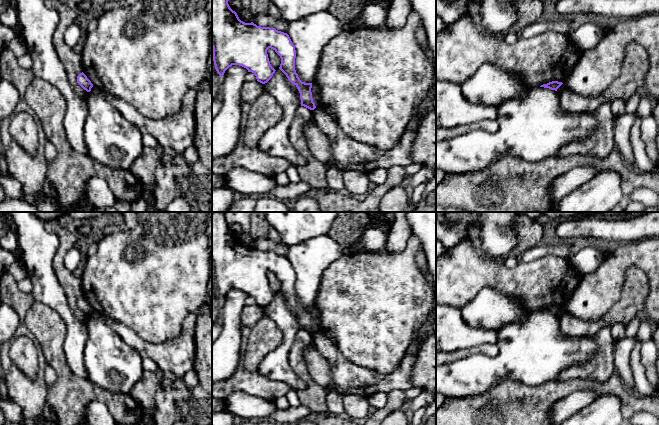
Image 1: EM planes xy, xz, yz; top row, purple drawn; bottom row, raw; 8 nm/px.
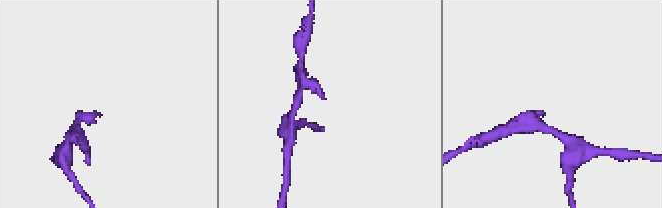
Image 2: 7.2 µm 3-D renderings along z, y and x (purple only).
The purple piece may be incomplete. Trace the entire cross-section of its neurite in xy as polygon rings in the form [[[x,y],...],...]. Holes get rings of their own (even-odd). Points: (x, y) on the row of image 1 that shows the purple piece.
[[[83,72],[77,76],[77,83],[87,92],[90,92],[91,88],[93,87],[91,81],[87,78],[87,76]]]

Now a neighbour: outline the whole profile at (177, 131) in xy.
[[[94,86],[91,91],[111,103],[127,121],[137,126],[141,133],[151,134],[159,142],[160,149],[171,147],[177,155],[183,155],[184,151],[193,145],[198,89],[191,89],[185,94],[181,107],[175,114],[158,120],[144,117],[133,105]]]

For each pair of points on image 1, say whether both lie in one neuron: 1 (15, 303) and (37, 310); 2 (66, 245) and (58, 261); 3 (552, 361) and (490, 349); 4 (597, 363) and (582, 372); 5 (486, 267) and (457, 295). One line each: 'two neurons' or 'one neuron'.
1: two neurons
2: one neuron
3: two neurons
4: one neuron
5: one neuron

